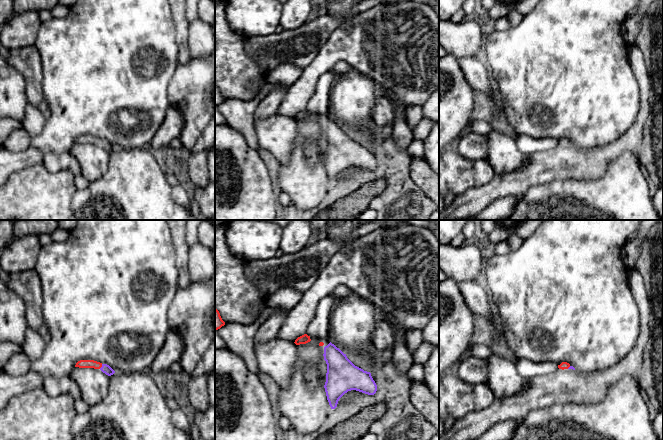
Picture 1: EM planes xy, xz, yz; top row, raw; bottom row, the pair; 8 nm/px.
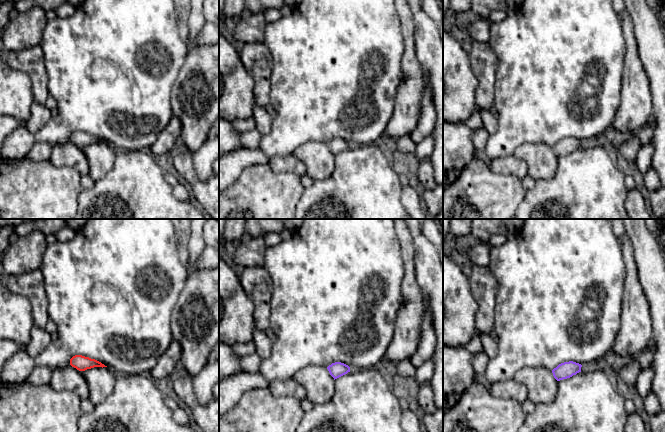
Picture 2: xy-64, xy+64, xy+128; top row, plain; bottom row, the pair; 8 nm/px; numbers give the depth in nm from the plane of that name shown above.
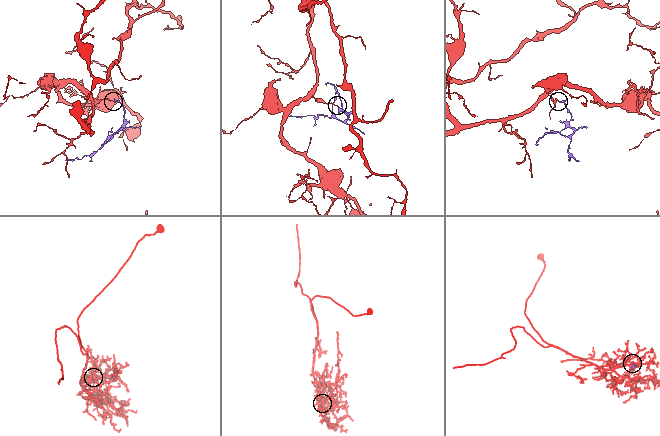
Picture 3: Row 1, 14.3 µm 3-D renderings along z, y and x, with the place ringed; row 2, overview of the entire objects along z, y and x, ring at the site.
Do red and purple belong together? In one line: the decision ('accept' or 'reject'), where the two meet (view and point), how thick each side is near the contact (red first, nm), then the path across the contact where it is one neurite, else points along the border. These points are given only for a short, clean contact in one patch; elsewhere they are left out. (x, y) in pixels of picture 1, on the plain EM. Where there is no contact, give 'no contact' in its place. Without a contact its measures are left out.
accept; meets red in xy at (101, 142); 60 nm thick on the red side, 70 nm on the other; runs through xy (82, 139), (101, 142), (105, 144)

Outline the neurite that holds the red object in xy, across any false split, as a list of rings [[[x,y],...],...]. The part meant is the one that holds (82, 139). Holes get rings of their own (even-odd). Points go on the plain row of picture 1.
[[[80,136],[76,139],[75,143],[100,145],[108,152],[111,152],[115,149],[115,147],[109,141],[102,140],[94,136]]]

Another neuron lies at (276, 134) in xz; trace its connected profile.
[[[274,114],[257,120],[255,128],[260,148],[274,165],[286,165],[298,137],[297,121]]]

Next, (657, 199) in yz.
[[[658,187],[652,200],[660,220],[663,220],[663,187]]]

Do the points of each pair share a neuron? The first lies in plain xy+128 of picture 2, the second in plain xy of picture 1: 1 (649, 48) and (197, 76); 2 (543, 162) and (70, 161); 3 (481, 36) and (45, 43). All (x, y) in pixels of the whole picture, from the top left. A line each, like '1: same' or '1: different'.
1: different
2: different
3: different

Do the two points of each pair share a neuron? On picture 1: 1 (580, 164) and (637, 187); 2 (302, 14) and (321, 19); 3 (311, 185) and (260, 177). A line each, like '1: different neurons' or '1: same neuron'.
1: different neurons
2: different neurons
3: different neurons

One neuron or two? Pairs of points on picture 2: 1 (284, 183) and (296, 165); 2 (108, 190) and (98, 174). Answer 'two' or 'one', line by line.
1: two
2: two

